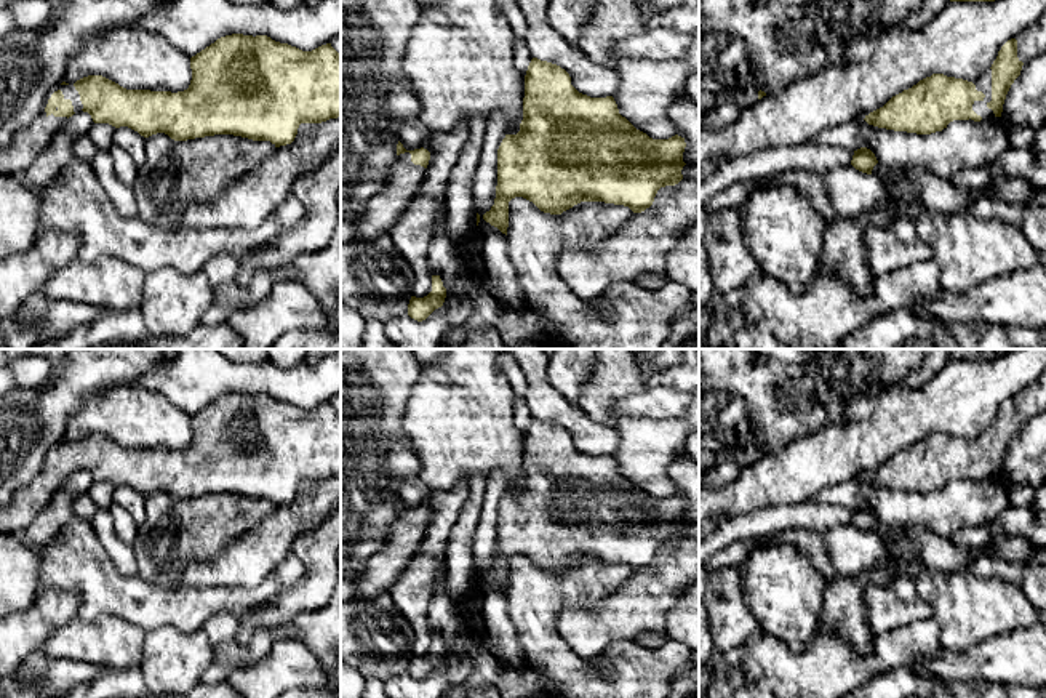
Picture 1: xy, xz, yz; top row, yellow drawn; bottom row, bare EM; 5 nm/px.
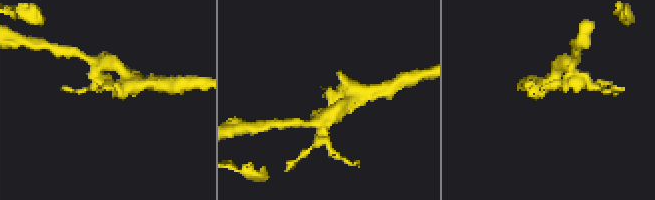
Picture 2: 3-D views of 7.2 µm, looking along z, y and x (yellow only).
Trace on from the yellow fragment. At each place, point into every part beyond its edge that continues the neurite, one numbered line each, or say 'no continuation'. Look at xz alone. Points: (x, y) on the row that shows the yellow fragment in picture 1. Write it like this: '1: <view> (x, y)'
1: xz (405, 178)

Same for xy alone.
1: xy (29, 143)

